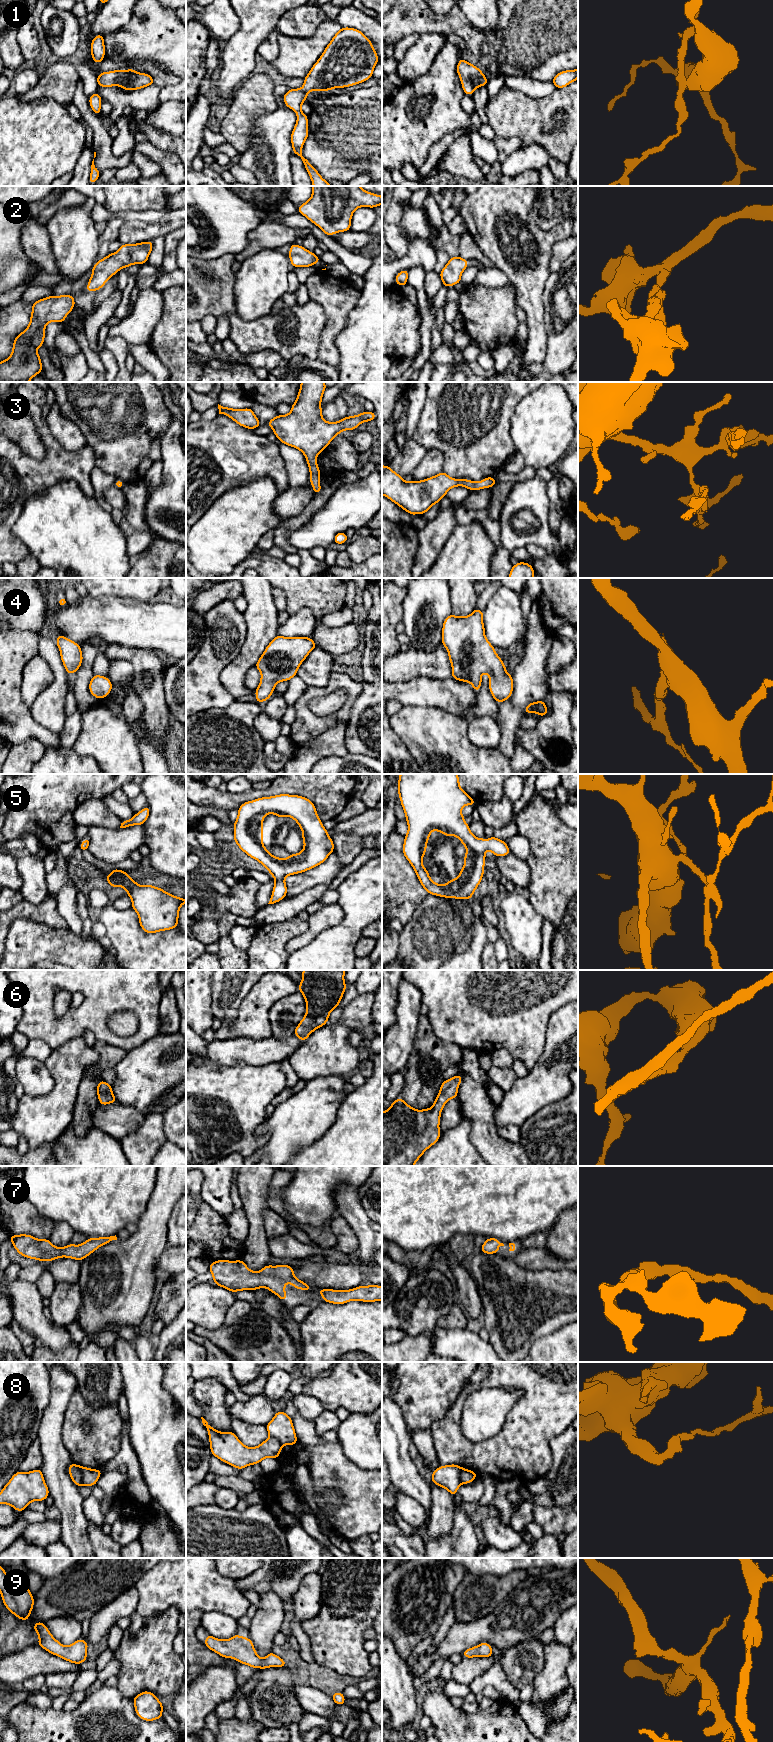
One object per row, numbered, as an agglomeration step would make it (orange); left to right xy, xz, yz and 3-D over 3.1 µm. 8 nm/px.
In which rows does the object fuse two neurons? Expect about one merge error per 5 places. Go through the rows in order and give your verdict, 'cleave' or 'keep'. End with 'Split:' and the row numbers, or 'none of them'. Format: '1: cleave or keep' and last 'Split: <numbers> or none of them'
1: keep
2: keep
3: keep
4: keep
5: keep
6: keep
7: keep
8: cleave
9: keep
Split: 8

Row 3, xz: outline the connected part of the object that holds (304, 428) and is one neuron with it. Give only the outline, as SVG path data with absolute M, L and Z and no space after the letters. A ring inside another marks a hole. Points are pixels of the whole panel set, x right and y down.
M301 382L291 412L278 415L266 423L281 443L294 447L305 455L314 494L322 491L317 456L342 431L355 430L362 422L376 419L374 411L364 411L337 422L325 421L322 417L321 401L326 388L325 382Z

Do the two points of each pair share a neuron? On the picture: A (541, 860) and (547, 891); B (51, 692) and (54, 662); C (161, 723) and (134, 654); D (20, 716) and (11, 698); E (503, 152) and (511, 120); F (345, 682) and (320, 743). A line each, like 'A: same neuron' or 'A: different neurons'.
A: same neuron
B: same neuron
C: same neuron
D: same neuron
E: different neurons
F: different neurons

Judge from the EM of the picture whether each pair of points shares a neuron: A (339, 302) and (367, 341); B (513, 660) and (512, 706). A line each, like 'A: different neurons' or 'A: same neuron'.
A: different neurons
B: different neurons

